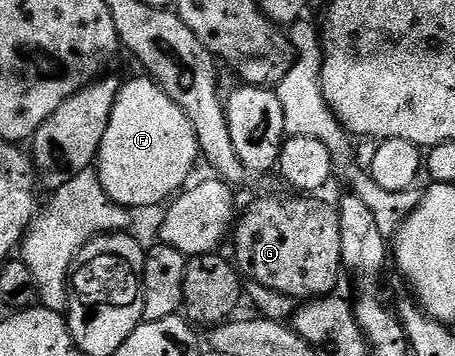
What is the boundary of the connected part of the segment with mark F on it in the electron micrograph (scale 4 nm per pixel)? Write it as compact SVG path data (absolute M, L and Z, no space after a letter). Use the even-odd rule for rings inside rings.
M145 75L132 78L127 85L125 82L125 84L119 88L118 94L116 95L116 103L112 107L112 119L108 119L108 131L104 131L104 139L100 143L100 151L98 152L98 159L96 162L96 172L107 197L109 197L111 201L115 201L118 205L125 205L126 208L131 211L146 209L149 205L158 205L161 201L164 201L164 203L169 202L171 198L190 181L188 180L190 172L193 171L194 164L196 164L197 161L200 161L200 150L198 147L198 140L196 139L196 131L192 127L188 115L184 115L182 108L180 108L155 81L151 81L150 78Z

